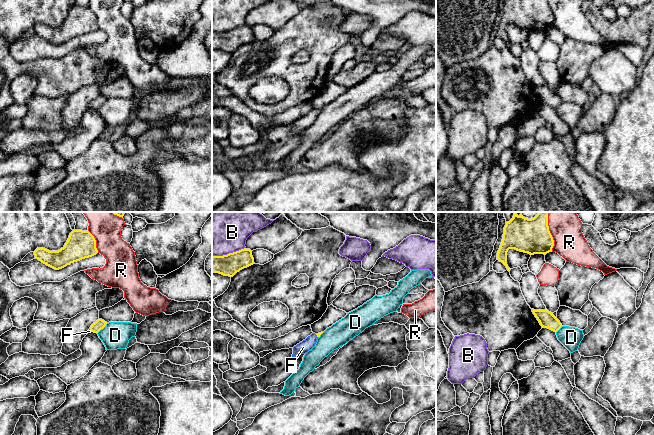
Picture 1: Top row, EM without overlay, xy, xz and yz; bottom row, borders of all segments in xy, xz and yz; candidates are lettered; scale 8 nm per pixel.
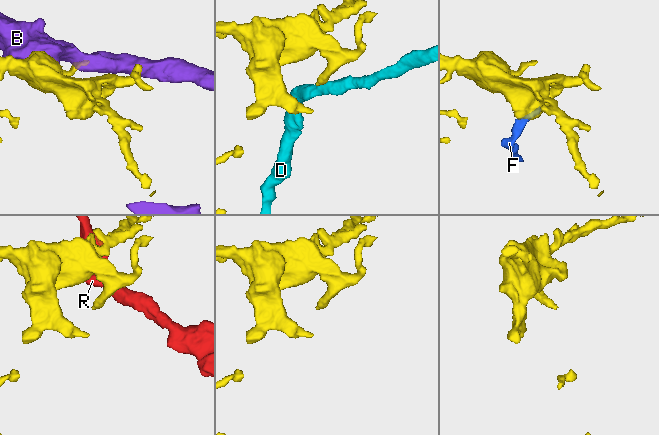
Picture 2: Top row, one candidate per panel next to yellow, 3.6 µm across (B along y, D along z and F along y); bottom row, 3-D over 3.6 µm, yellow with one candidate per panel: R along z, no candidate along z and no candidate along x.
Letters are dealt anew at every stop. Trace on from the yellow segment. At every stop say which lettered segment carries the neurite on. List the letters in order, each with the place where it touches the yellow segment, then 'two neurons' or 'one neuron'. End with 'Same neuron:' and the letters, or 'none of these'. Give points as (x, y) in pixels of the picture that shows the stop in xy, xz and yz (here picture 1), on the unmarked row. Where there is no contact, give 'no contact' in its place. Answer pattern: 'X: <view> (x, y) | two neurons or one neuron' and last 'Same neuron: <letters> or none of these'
B: xz (229, 29) | two neurons
D: xy (102, 104) | two neurons
F: xz (317, 112) | one neuron
R: yz (552, 14) | two neurons
Same neuron: F

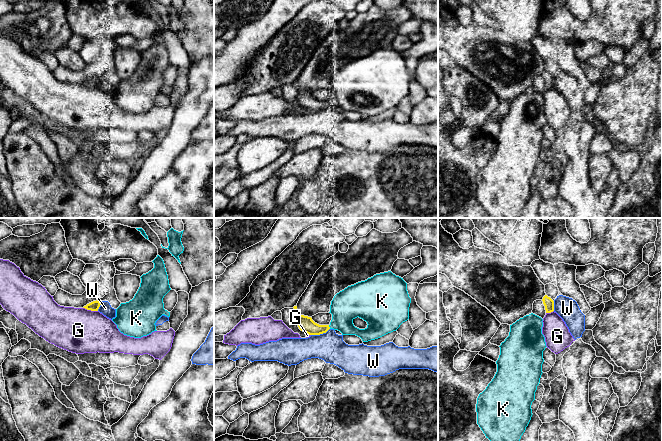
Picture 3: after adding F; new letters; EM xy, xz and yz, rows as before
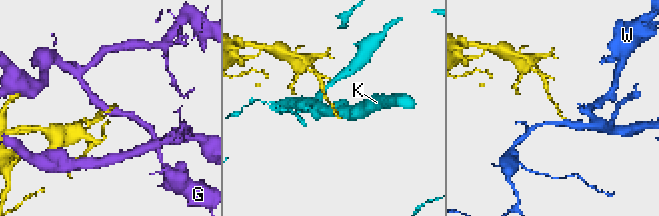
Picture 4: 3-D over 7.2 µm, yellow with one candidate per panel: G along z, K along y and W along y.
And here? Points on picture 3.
G: xy (90, 85) | two neurons
K: xz (329, 103) | two neurons
W: xz (320, 109) | two neurons
Same neuron: none of these

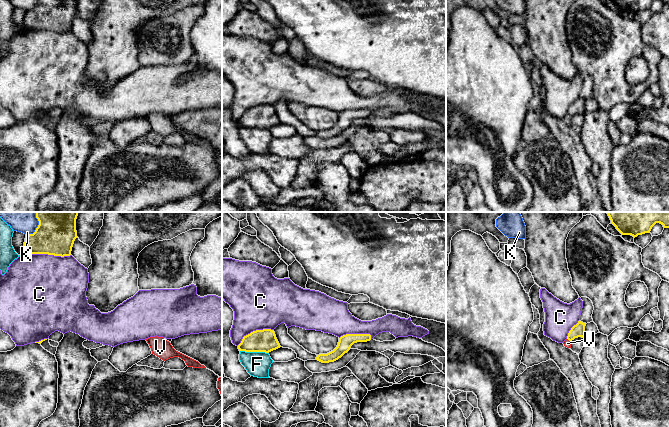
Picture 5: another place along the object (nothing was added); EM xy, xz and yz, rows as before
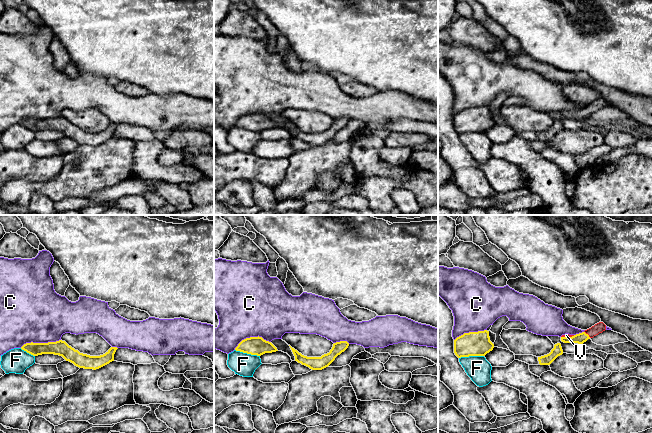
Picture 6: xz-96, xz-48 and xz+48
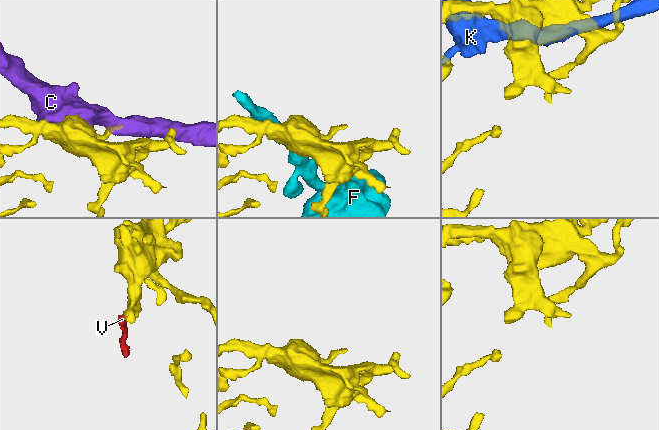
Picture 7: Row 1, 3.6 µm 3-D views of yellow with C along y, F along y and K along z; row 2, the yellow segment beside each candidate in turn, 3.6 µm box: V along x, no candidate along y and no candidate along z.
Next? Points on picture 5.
C: xy (48, 30) | two neurons
F: xz (254, 127) | two neurons
K: xy (34, 8) | two neurons
V: yz (569, 116) | one neuron
Same neuron: V

